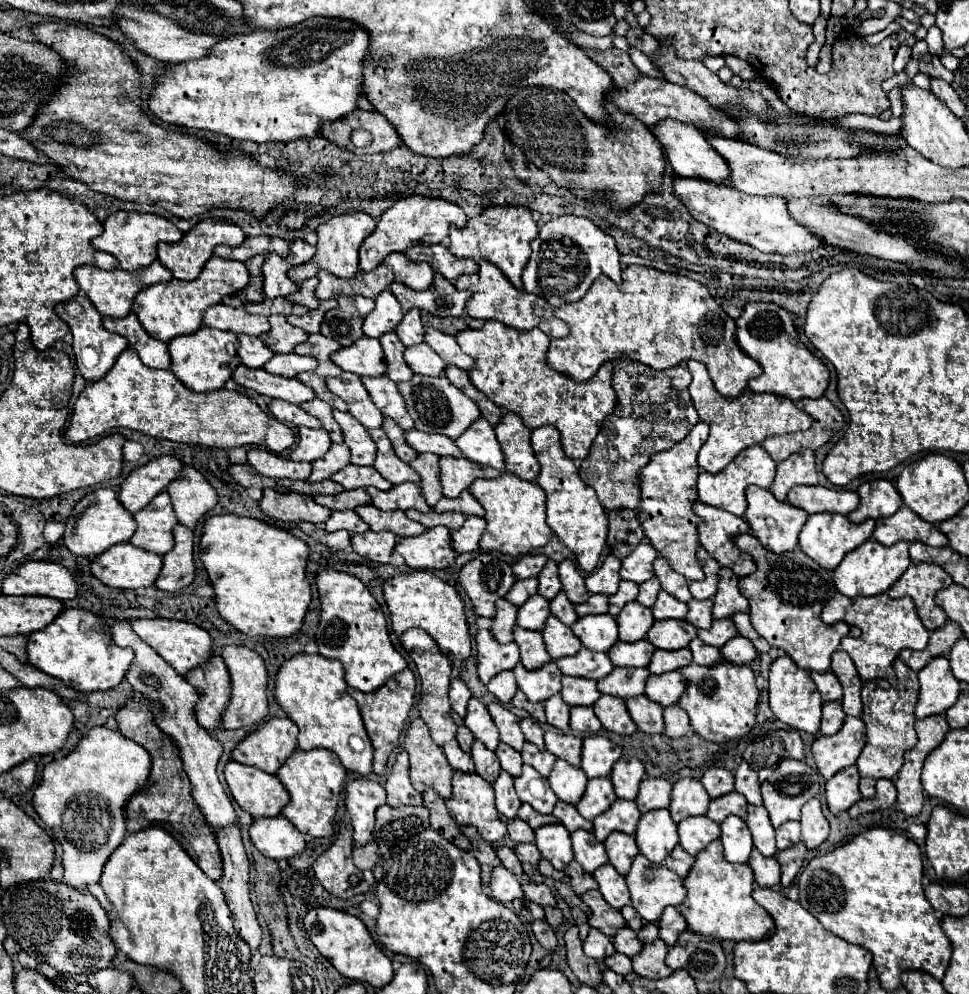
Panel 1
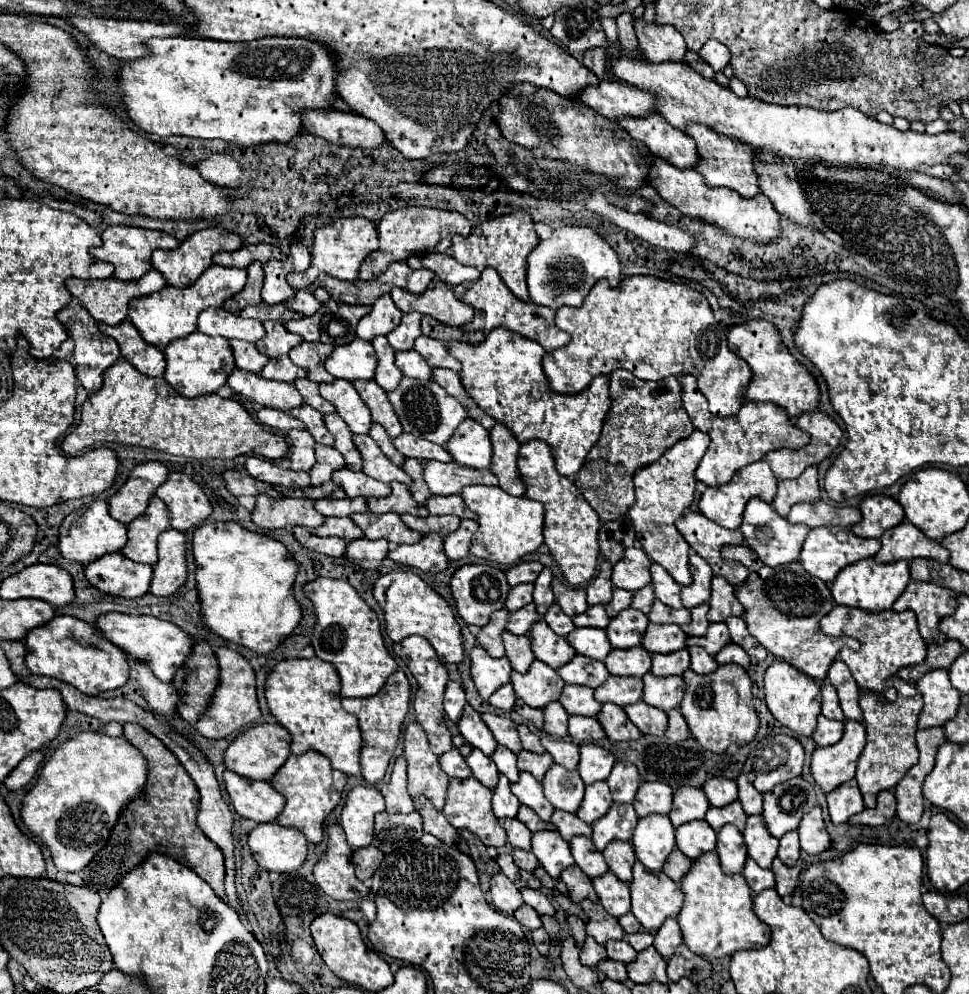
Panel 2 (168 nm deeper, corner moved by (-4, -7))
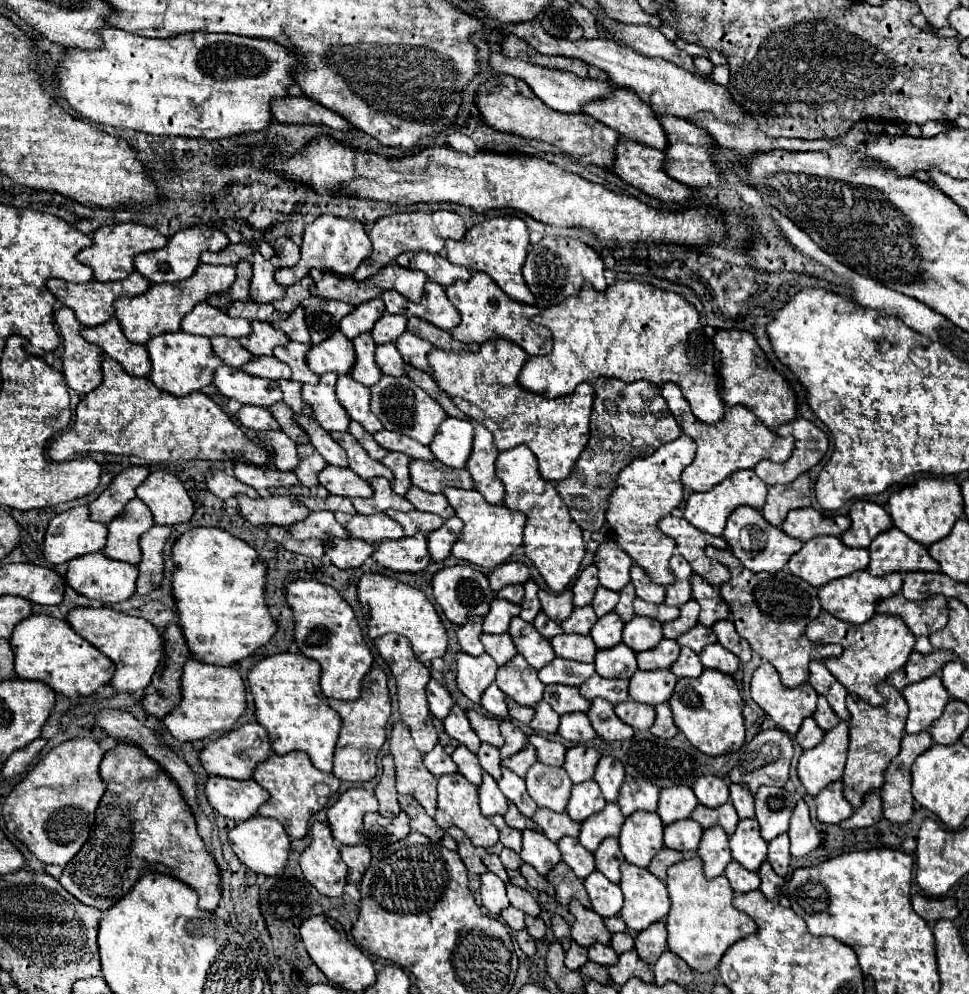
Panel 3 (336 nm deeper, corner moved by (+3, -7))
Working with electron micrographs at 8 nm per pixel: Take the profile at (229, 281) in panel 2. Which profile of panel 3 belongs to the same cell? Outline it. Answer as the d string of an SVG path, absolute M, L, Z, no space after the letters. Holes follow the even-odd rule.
M201 263L189 279L179 281L177 285L175 283L151 285L143 295L119 297L115 301L115 317L119 319L119 325L121 325L121 329L129 341L145 345L147 339L153 339L157 335L177 333L181 329L181 319L187 313L191 313L191 309L199 301L205 301L209 295L227 291L235 283L235 277L237 277L235 267L223 267L223 265L215 267L215 265Z

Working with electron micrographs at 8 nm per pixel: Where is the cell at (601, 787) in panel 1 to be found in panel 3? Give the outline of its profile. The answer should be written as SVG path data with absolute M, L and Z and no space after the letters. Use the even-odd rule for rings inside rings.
M585 781L581 785L573 785L571 791L571 799L569 799L569 807L567 813L573 821L585 821L589 815L601 811L605 807L605 799L599 791L599 785L595 781Z

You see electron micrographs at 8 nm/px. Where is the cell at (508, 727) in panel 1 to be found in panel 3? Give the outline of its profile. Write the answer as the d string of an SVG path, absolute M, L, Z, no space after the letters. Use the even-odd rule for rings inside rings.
M467 711L467 717L469 717L469 723L481 741L491 743L495 747L503 747L503 735L499 731L499 719L487 717L487 715L481 715L475 711Z

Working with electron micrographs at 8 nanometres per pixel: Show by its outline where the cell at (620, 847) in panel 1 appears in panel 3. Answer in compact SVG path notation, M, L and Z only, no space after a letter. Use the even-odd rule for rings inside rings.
M607 837L599 849L595 851L595 863L597 863L597 871L601 871L609 881L619 883L621 873L619 867L625 861L621 849L619 849L619 841L615 837Z

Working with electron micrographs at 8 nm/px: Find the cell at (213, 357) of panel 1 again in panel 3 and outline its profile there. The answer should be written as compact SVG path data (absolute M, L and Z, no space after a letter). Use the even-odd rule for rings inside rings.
M185 331L165 333L165 335L151 339L147 343L147 351L149 351L149 359L151 359L151 381L159 389L163 389L171 395L177 395L177 397L183 397L193 391L201 391L205 385L213 383L213 373L223 363L215 355L211 341L207 337L189 335Z

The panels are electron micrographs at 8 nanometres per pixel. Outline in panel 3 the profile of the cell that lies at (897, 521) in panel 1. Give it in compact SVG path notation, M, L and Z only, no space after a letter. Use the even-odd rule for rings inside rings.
M889 529L883 535L879 535L871 545L869 545L869 553L871 553L871 563L867 567L867 571L871 575L885 575L891 571L939 571L939 563L929 555L927 547L921 543L915 543L909 535L905 535L899 529Z

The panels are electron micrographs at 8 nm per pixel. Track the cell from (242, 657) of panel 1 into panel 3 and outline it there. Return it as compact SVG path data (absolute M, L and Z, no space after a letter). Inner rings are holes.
M191 657L181 677L181 703L163 719L165 727L179 741L197 741L213 733L231 731L245 711L245 685L239 671L231 665L211 665Z

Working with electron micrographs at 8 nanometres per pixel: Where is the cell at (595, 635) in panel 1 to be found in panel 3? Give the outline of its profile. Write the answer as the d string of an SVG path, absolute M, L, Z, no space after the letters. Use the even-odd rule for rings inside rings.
M557 635L551 639L551 647L557 653L557 657L563 659L573 659L573 661L583 661L583 663L593 663L597 647L591 639L591 635Z

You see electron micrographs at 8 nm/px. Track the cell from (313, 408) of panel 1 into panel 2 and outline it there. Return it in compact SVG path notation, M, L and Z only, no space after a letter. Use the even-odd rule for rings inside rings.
M300 405L300 407L292 409L290 415L306 425L306 431L314 437L316 443L332 445L334 439L332 439L332 435L326 431L326 425L324 425L324 421L322 421L322 413L320 413L320 411L316 411L316 409L310 407L310 405Z

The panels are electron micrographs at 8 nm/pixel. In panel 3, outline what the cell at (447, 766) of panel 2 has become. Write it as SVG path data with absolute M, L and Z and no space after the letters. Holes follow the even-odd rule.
M437 743L433 751L429 751L427 755L423 755L423 761L425 761L425 767L427 767L435 777L449 775L449 773L455 773L455 771L457 771L453 759L445 753L445 749L443 749L441 743Z

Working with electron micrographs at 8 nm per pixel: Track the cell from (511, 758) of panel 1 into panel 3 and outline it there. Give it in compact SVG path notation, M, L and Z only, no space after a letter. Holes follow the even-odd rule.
M483 743L481 749L479 749L479 753L477 753L477 757L479 757L481 767L483 767L491 777L501 779L501 757L499 757L499 749L497 749L497 747L491 747L491 745Z

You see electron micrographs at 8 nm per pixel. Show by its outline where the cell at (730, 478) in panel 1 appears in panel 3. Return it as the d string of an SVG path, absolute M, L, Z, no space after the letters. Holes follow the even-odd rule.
M753 469L735 471L731 477L721 481L715 489L711 489L707 493L691 493L685 503L685 519L709 535L723 535L725 521L737 507L749 505L749 507L761 509L765 505L765 497L767 497L767 485L763 481L759 481L759 477L755 475Z

